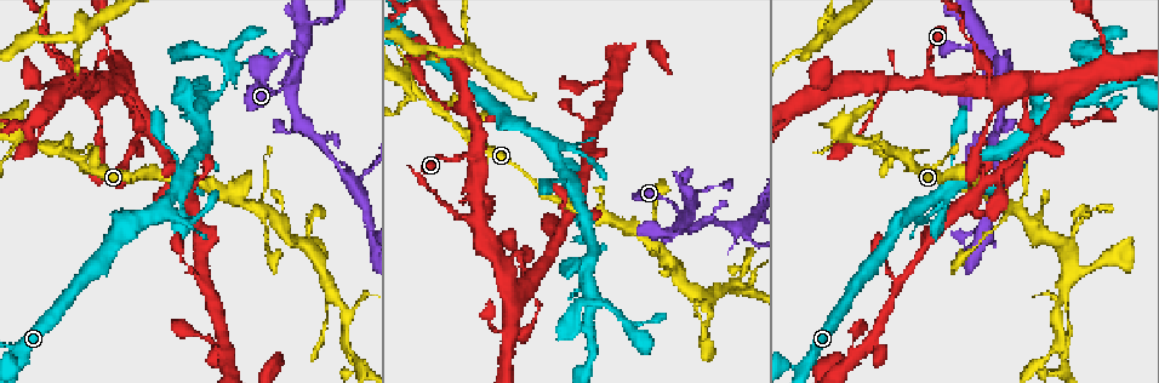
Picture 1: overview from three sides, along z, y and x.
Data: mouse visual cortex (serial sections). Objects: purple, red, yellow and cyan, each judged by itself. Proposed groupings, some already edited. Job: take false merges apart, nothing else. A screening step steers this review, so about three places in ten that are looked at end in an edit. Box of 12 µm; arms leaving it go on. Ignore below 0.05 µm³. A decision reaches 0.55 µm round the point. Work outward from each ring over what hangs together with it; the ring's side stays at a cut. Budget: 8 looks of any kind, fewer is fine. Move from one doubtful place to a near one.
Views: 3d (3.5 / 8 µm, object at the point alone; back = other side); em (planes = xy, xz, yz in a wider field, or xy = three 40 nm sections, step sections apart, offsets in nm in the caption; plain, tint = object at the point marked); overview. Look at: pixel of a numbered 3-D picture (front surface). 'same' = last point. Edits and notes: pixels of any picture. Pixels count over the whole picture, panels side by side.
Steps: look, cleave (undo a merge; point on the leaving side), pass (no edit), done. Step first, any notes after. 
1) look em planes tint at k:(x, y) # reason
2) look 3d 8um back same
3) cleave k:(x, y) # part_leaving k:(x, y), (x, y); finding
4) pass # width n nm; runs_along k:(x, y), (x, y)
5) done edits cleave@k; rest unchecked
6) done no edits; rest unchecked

look 3d 8um back at 1:(570, 185) # four arms meet

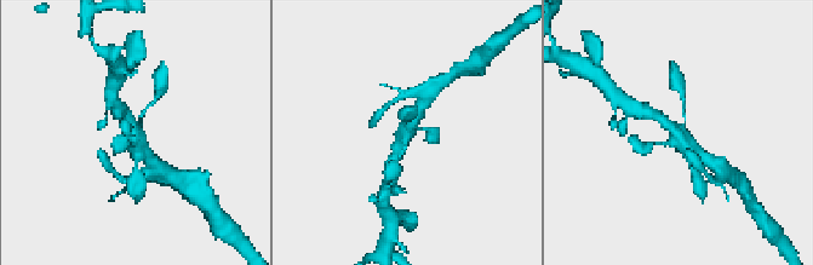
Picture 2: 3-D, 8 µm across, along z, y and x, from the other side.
look em xy step 5 tint at 2:(138, 135) # arms 4; arm_widths 100, 150, 300, 350 nm

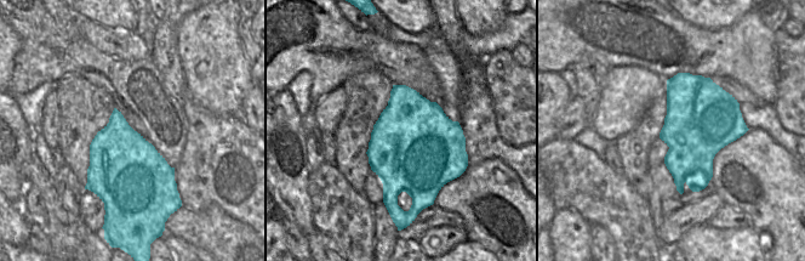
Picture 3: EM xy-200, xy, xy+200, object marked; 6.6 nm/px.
pass # width 600 nm; runs_along 2:(703, 155), (654, 113); all the same cell

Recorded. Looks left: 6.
look 3d 3.5um at 1:(644, 236) # three arms meet

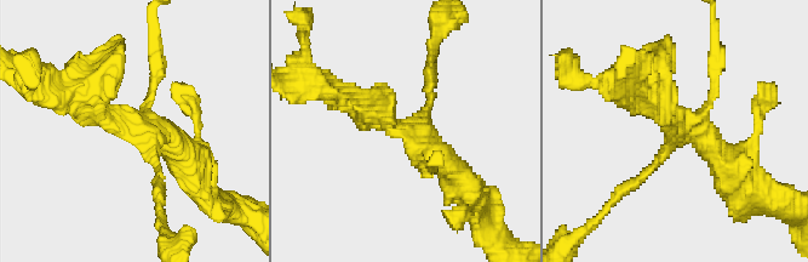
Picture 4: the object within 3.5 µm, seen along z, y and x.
look em planes tint at 4:(409, 133)

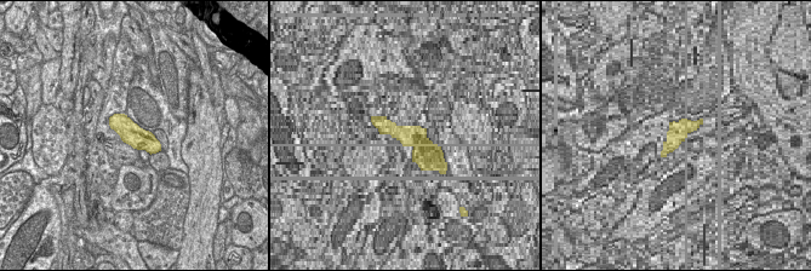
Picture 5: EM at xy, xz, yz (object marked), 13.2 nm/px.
pass # runs_along 4:(350, 100), (458, 180); all the same cell

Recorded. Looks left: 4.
look 3d 8um at 1:(310, 237) # sharp bend

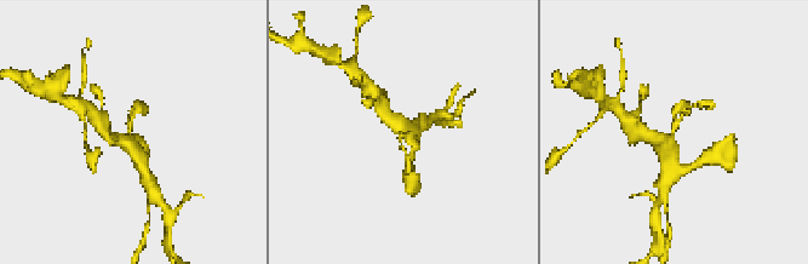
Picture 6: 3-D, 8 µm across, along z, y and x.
look 3d 3.5um at 6:(128, 138) # closer look

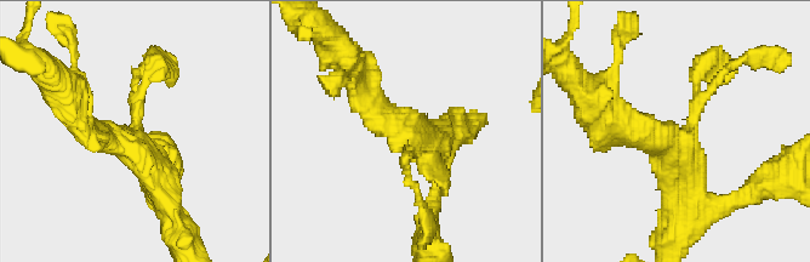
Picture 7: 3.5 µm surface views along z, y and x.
look em xy step 5 tint at 7:(410, 150)

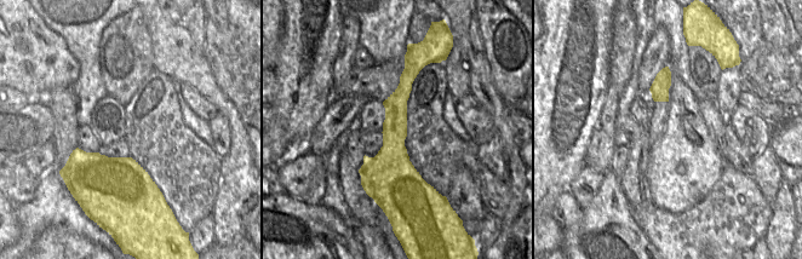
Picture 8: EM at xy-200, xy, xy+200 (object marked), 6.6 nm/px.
pass # width 260 nm; runs_along 8:(413, 51), (395, 104), (388, 209); all the same cell

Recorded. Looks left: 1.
done no edits; rest unchecked

